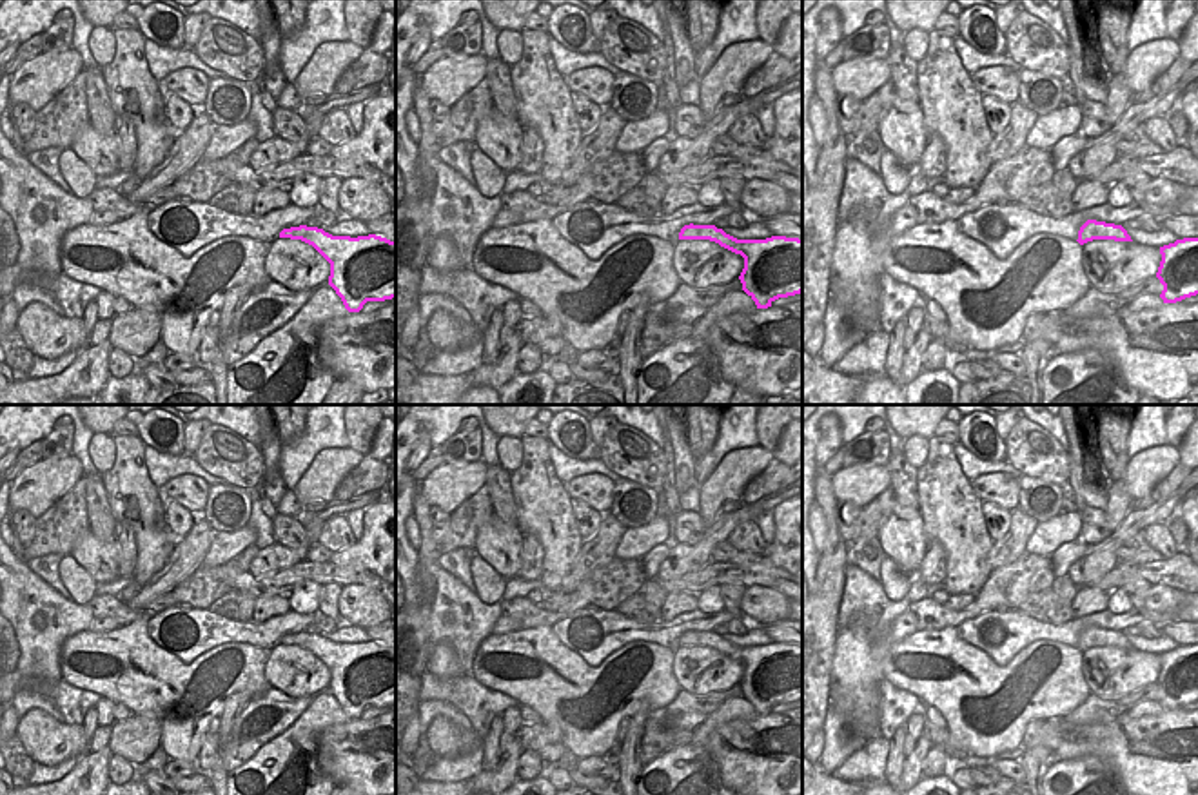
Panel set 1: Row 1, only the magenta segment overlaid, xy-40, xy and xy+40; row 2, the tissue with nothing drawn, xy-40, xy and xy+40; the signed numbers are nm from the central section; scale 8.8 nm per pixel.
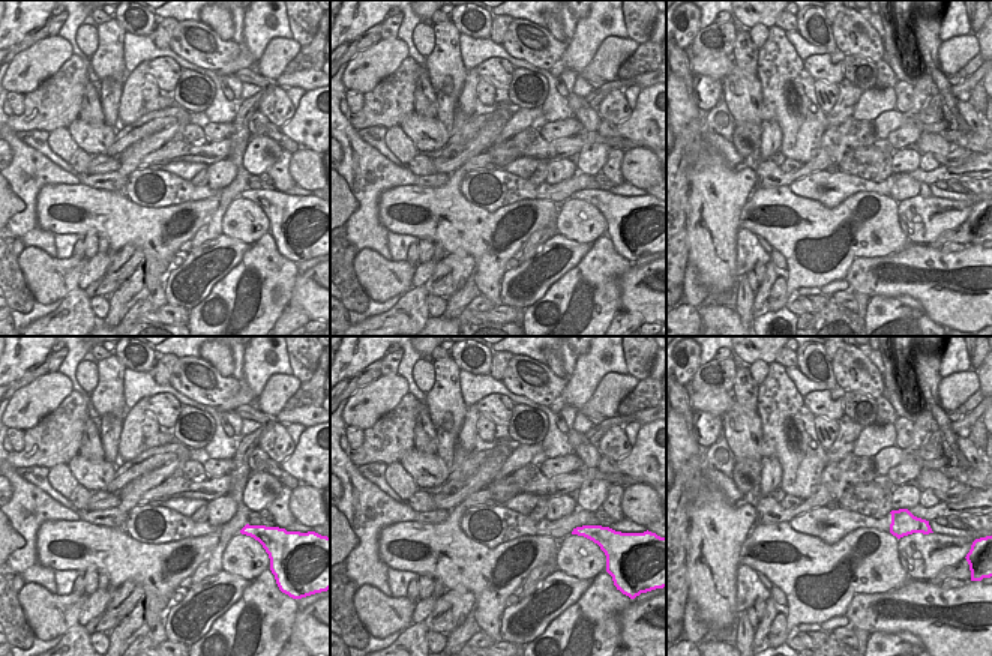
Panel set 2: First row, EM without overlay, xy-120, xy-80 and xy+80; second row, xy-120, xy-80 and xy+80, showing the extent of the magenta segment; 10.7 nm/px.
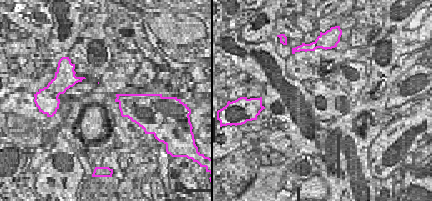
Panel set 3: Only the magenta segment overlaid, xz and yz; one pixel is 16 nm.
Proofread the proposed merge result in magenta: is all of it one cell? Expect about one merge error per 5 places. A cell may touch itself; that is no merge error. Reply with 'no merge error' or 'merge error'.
no merge error

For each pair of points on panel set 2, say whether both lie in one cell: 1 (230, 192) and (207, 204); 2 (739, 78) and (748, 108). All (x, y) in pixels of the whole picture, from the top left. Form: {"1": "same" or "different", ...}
{"1": "different", "2": "same"}

